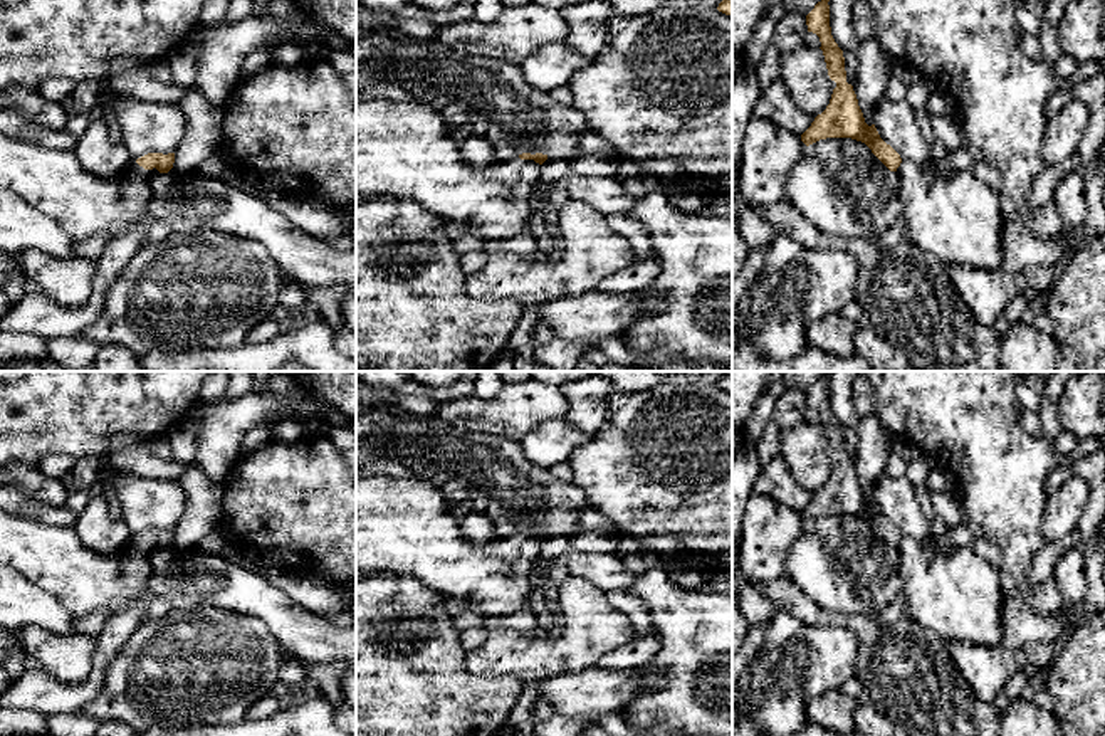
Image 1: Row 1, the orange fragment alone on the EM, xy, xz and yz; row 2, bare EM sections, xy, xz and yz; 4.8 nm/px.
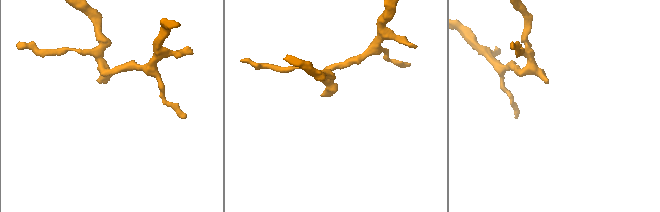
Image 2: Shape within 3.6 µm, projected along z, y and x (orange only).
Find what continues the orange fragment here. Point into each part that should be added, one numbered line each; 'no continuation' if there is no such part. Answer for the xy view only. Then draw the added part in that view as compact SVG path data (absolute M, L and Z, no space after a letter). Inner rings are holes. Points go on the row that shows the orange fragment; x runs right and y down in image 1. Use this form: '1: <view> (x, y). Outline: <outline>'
1: xy (54, 182). Outline: M0 133L0 188L17 193L29 205L54 217L77 242L96 234L106 234L111 239L134 225L148 227L153 222L148 208L151 202L149 178L154 173L160 171L156 168L144 170L136 163L129 176L121 173L92 175L74 151L44 148Z

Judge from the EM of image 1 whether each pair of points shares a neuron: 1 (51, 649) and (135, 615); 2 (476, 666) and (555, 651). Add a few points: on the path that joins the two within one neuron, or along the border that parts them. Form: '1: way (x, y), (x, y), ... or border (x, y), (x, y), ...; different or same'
1: border (94, 637), (94, 664), (86, 676); different
2: way (496, 657), (534, 656); same

